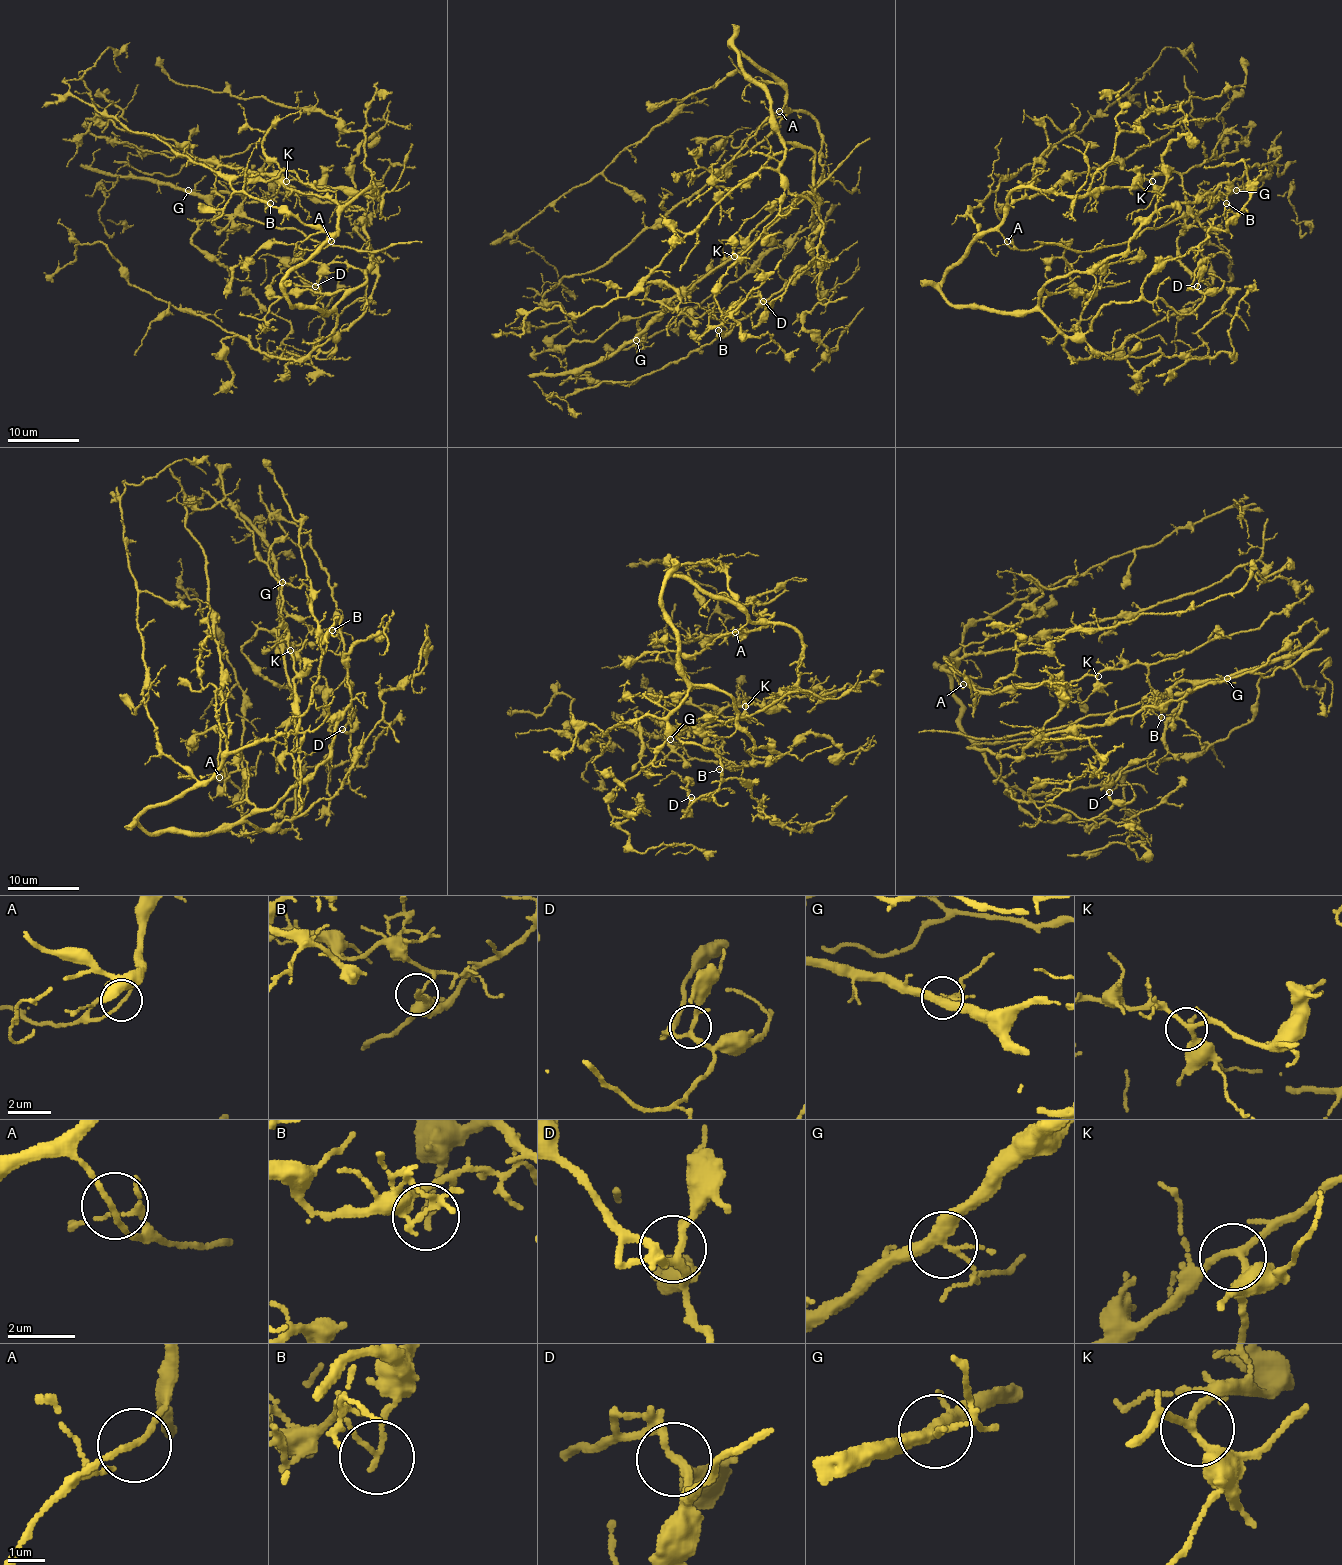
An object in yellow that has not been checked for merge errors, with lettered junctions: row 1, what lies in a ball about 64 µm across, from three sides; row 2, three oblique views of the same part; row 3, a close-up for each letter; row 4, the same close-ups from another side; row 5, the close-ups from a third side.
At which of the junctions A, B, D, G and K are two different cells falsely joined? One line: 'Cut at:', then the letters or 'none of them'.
Cut at: B

